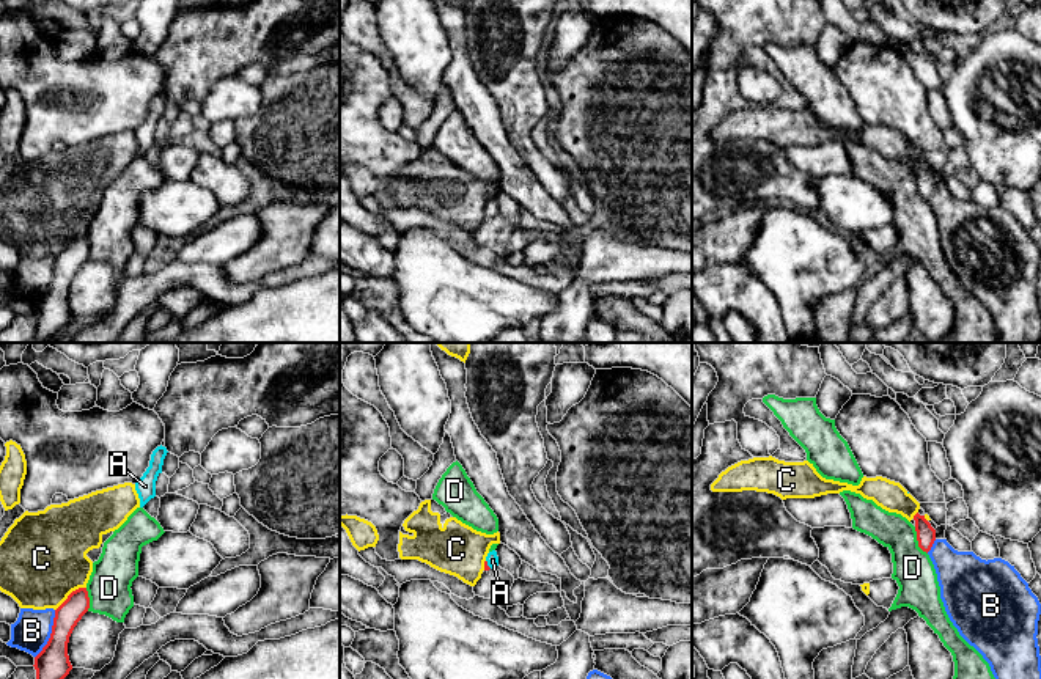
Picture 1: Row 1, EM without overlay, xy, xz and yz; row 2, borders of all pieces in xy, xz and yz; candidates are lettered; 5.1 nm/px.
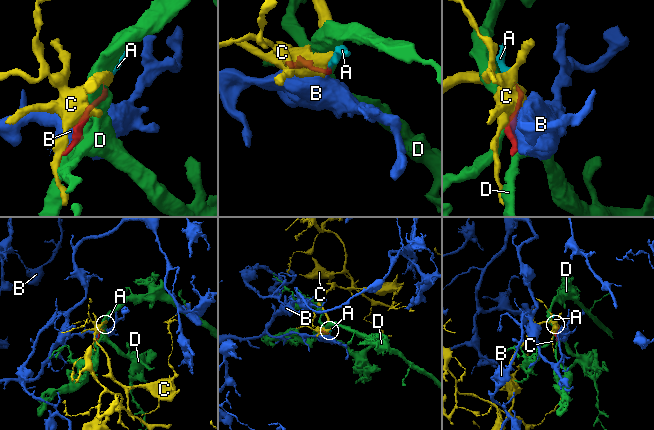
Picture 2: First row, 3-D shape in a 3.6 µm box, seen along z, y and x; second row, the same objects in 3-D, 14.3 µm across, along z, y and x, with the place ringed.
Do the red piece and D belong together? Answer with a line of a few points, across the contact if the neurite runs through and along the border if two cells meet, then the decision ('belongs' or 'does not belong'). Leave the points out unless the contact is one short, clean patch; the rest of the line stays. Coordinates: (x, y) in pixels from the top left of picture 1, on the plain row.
does not belong

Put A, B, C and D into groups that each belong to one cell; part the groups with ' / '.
A / B / C / D

